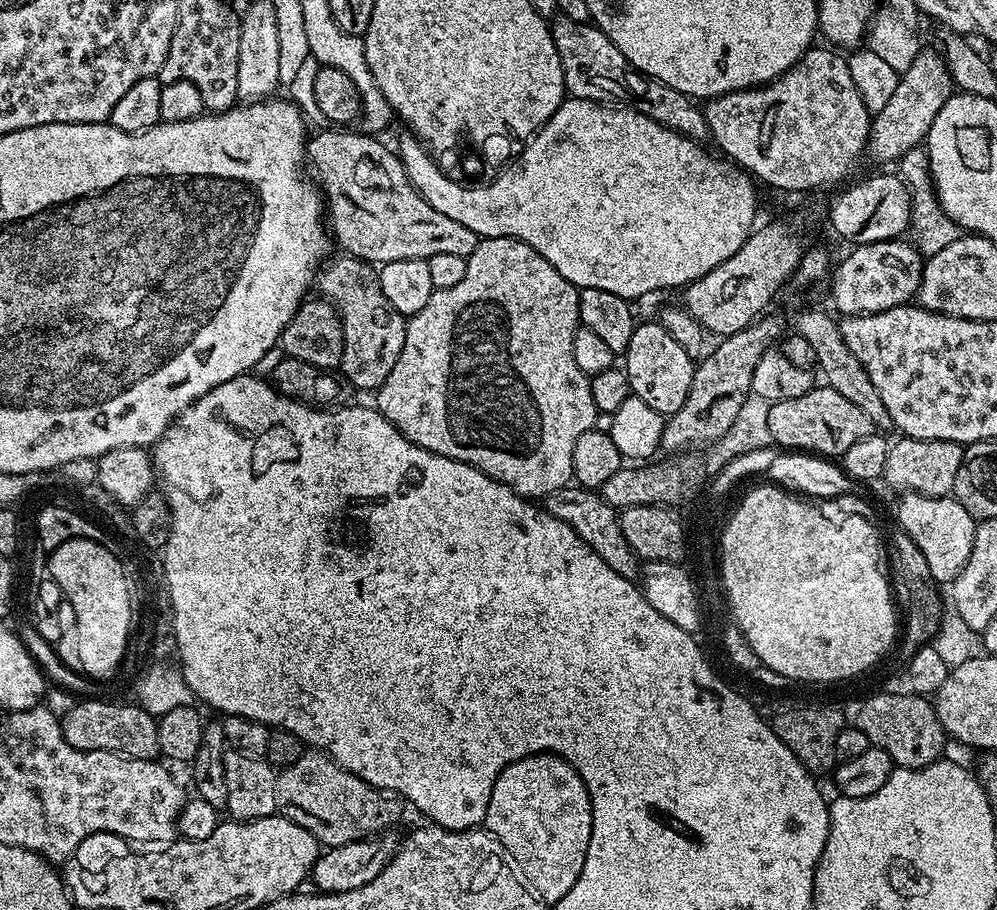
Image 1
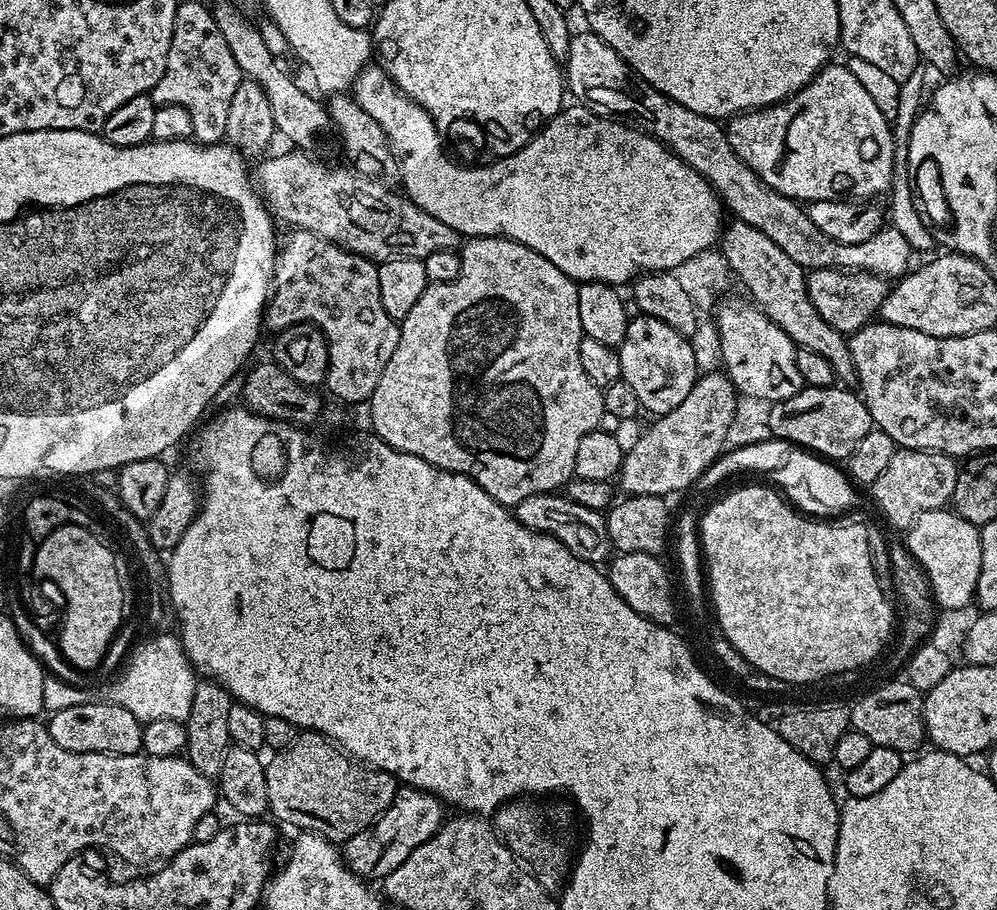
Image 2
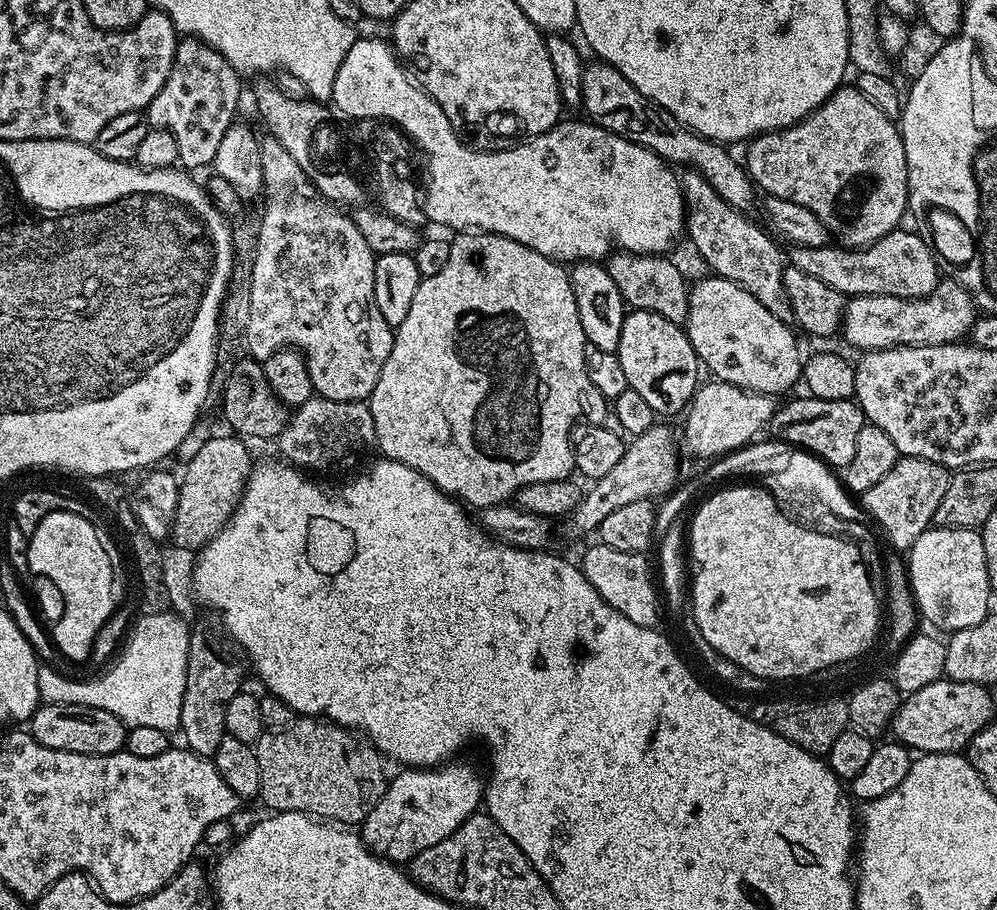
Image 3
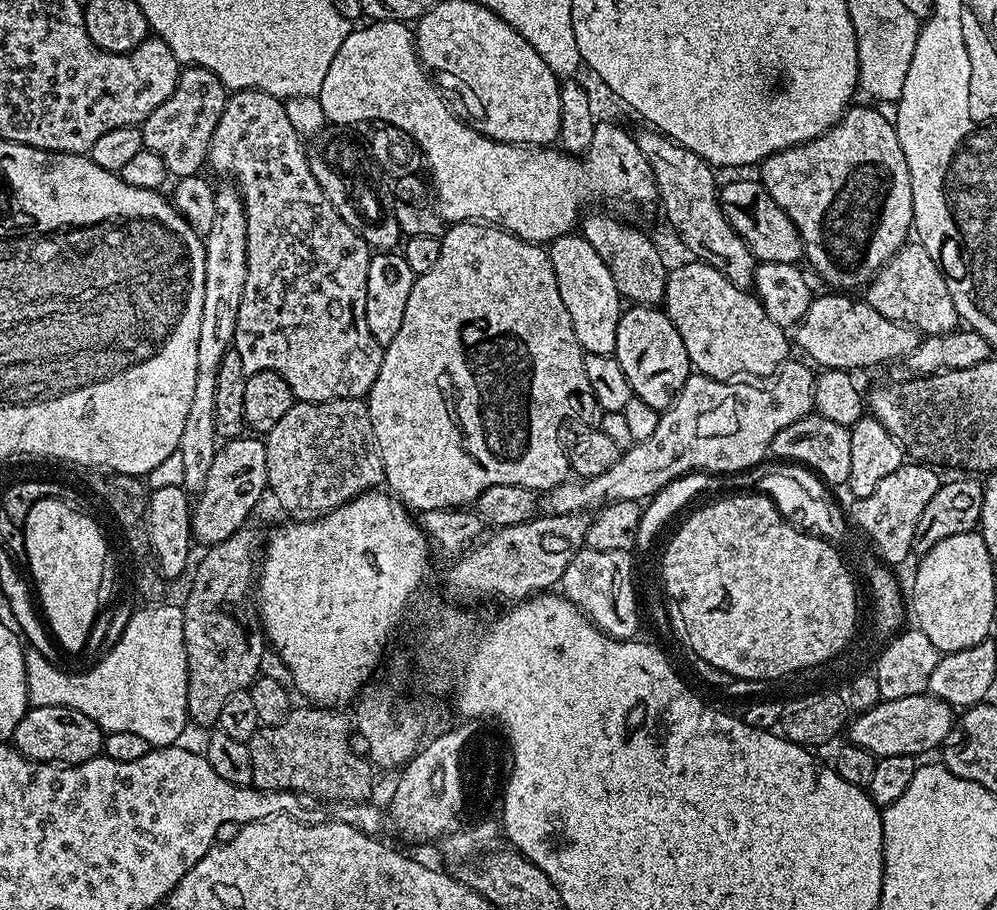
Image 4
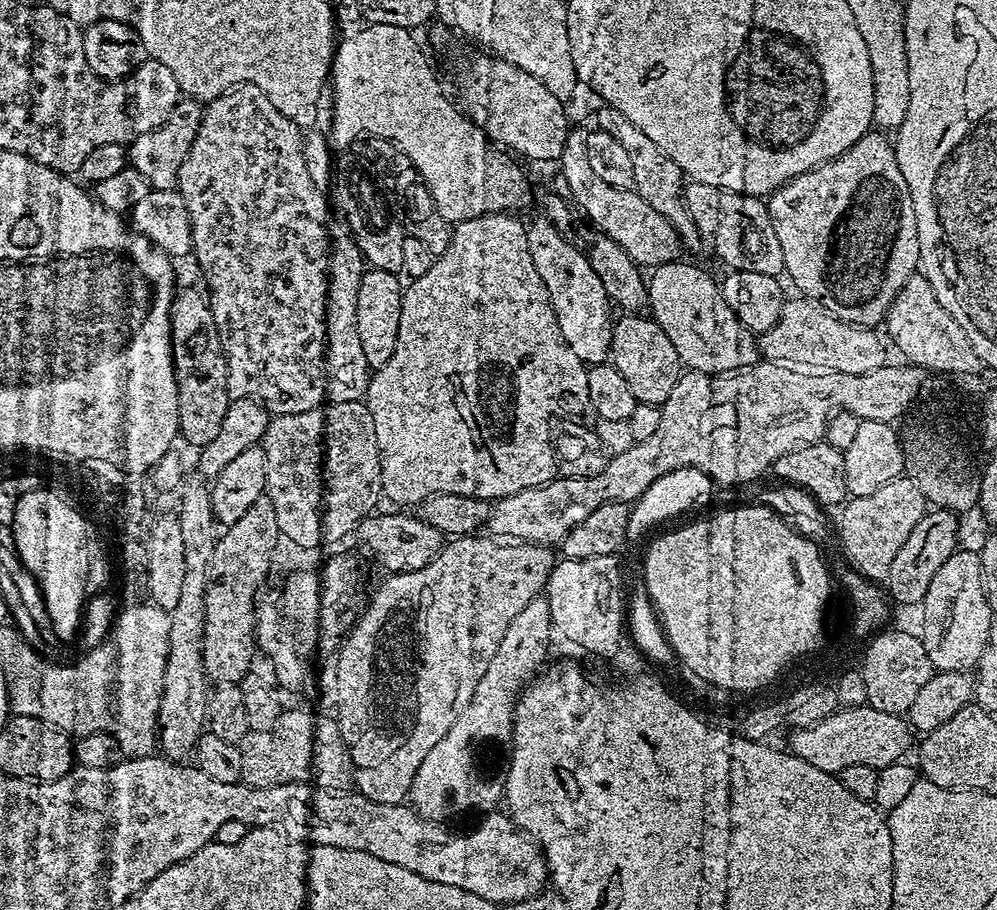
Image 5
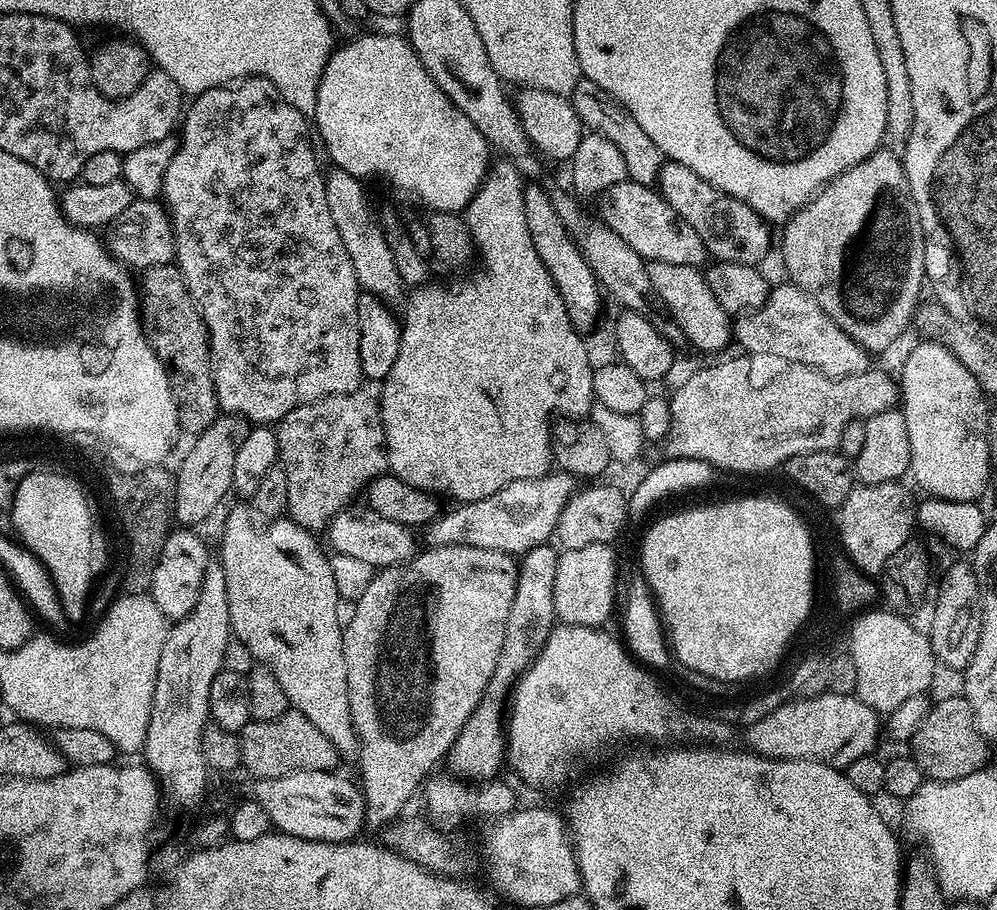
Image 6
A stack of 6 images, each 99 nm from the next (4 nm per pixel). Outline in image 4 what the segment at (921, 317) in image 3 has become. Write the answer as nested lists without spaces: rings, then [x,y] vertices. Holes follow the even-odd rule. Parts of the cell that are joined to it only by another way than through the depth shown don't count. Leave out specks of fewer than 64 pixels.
[[[848,294],[832,295],[836,296],[817,295],[794,329],[795,347],[797,344],[813,365],[820,364],[821,369],[872,368],[899,356],[907,358],[920,345],[922,336],[915,328],[878,314],[863,299],[851,300]]]

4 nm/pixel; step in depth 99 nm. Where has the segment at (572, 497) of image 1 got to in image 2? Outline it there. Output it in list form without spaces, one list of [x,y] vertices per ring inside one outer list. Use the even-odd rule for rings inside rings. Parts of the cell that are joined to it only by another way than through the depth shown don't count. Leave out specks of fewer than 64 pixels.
[[[539,492],[536,496],[526,498],[515,505],[514,515],[522,526],[526,526],[532,532],[545,532],[554,537],[558,542],[562,542],[562,546],[566,546],[578,558],[590,564],[603,565],[613,555],[614,549],[608,537],[605,513],[582,506],[571,500],[567,494]]]

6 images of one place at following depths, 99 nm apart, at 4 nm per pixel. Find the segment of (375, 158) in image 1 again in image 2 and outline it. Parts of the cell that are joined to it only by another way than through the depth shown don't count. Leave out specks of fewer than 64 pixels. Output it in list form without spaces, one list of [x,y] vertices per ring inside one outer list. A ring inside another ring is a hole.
[[[292,151],[296,152],[284,152],[262,161],[260,169],[254,172],[255,183],[269,209],[292,224],[288,226],[310,230],[373,262],[394,260],[397,256],[423,258],[434,254],[434,250],[461,247],[459,232],[426,214],[407,195],[348,168],[331,168],[308,156],[312,154],[307,151]]]

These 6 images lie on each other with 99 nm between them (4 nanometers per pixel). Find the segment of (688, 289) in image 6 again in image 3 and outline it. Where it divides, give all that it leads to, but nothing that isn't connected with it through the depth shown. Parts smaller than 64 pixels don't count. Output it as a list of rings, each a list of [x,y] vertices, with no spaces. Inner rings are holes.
[[[708,274],[695,281],[688,293],[688,318],[686,331],[688,340],[694,346],[701,365],[713,372],[717,381],[745,388],[748,392],[760,392],[764,396],[779,397],[779,392],[788,392],[802,376],[802,355],[792,341],[789,325],[779,320],[754,294],[750,294],[740,284],[724,279],[723,276]]]

